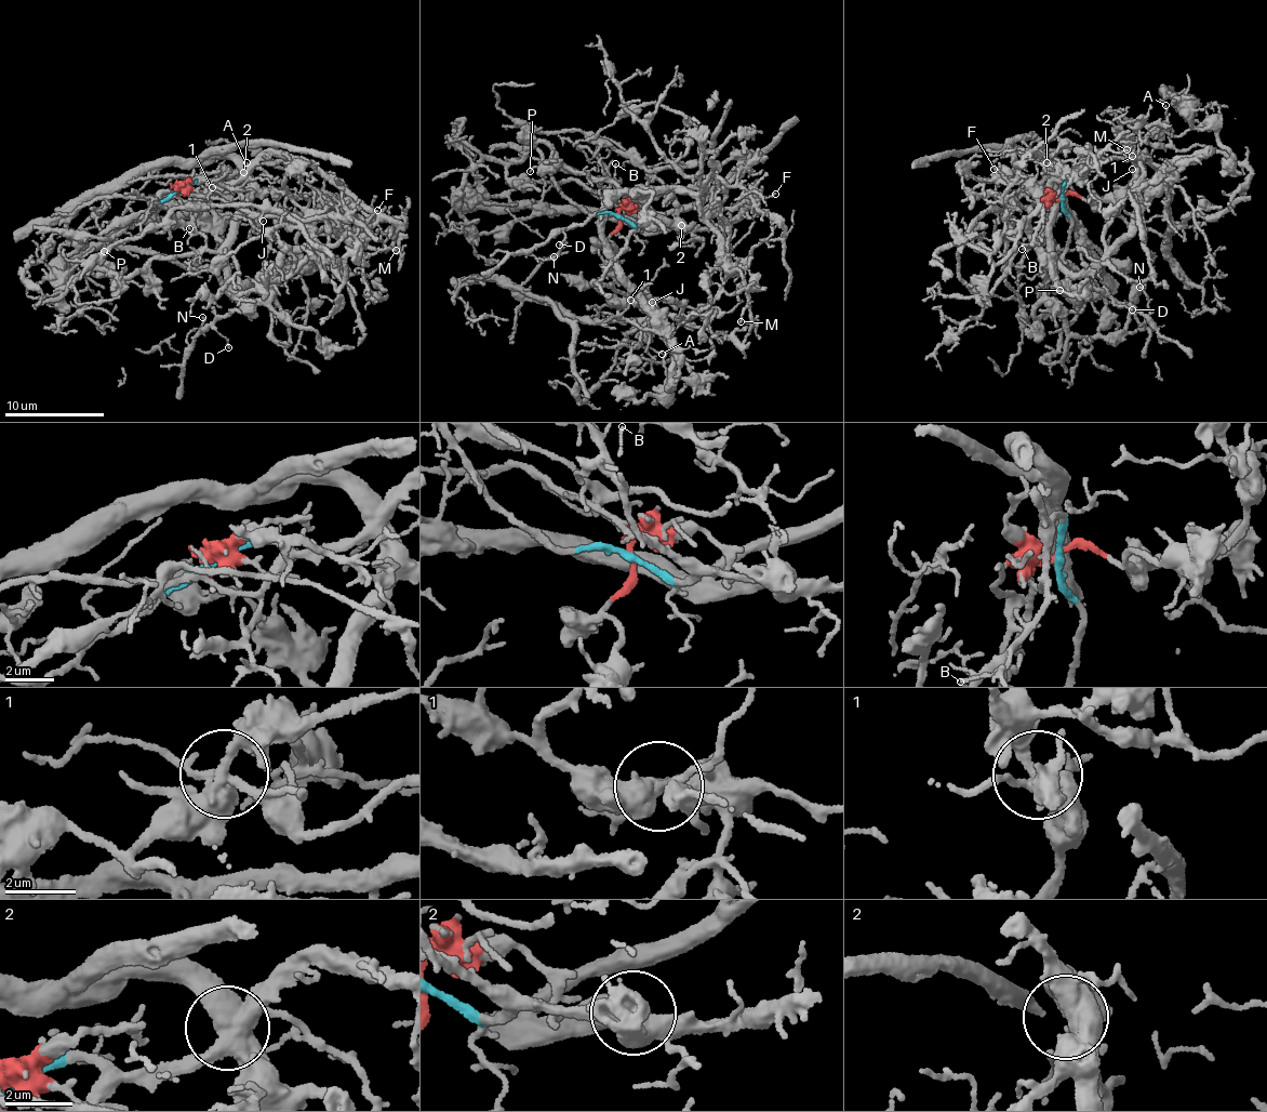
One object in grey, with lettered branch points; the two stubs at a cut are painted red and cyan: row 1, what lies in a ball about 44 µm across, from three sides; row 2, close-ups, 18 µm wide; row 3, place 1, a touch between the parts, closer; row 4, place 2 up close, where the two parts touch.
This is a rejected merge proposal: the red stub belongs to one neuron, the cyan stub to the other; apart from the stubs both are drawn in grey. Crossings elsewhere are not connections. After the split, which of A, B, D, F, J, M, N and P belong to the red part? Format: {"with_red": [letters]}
{"with_red": ["A", "D", "J", "M", "N"]}

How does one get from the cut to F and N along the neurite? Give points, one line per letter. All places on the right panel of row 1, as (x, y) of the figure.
F: (1061, 198), (1063, 183), (1027, 133), (1005, 149), (1016, 173), (1009, 180), (994, 168)
N: (1061, 198), (1099, 197), (1118, 210), (1106, 254), (1070, 280), (1075, 289), (1101, 290), (1146, 316), (1139, 286)

